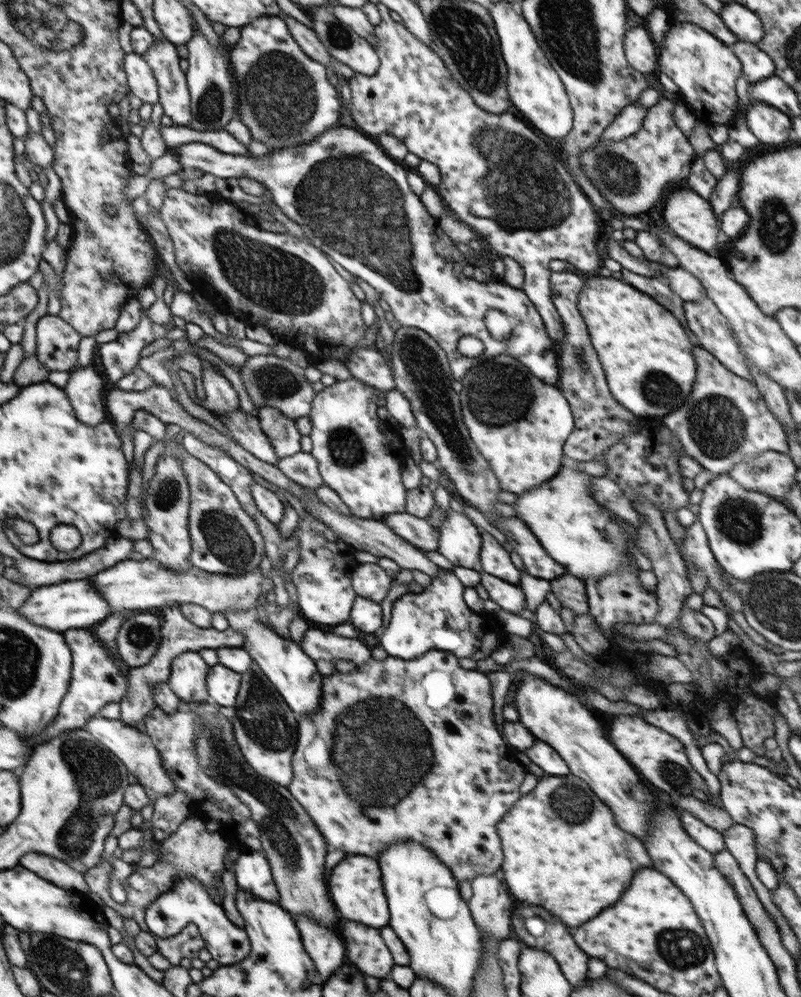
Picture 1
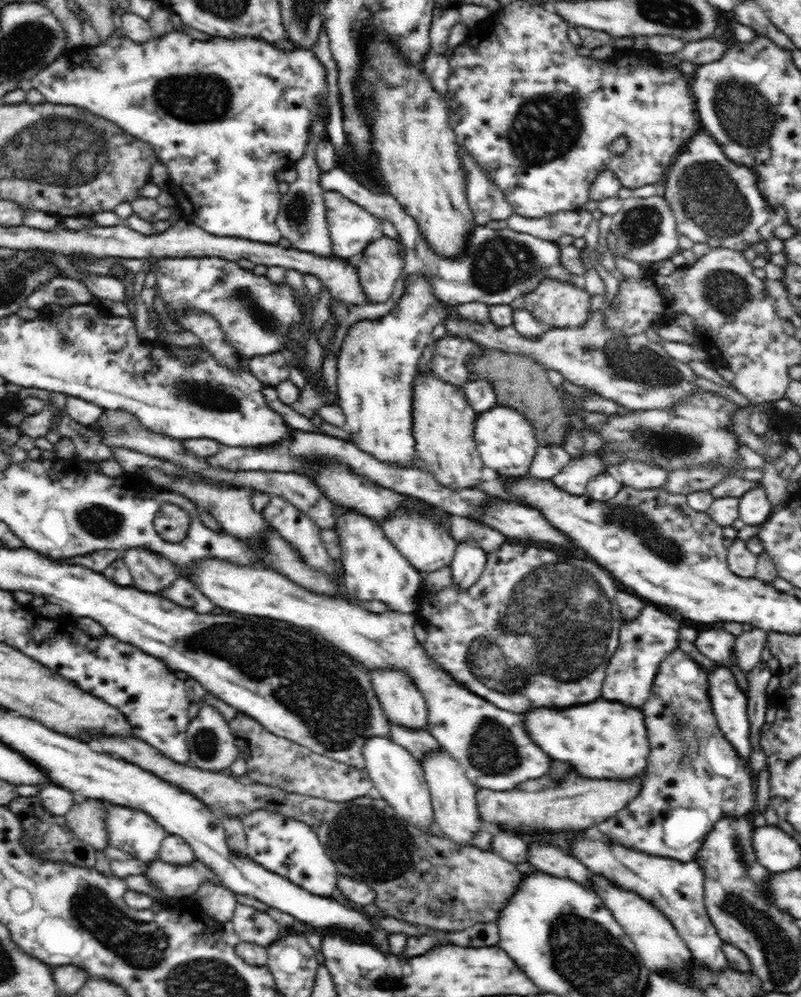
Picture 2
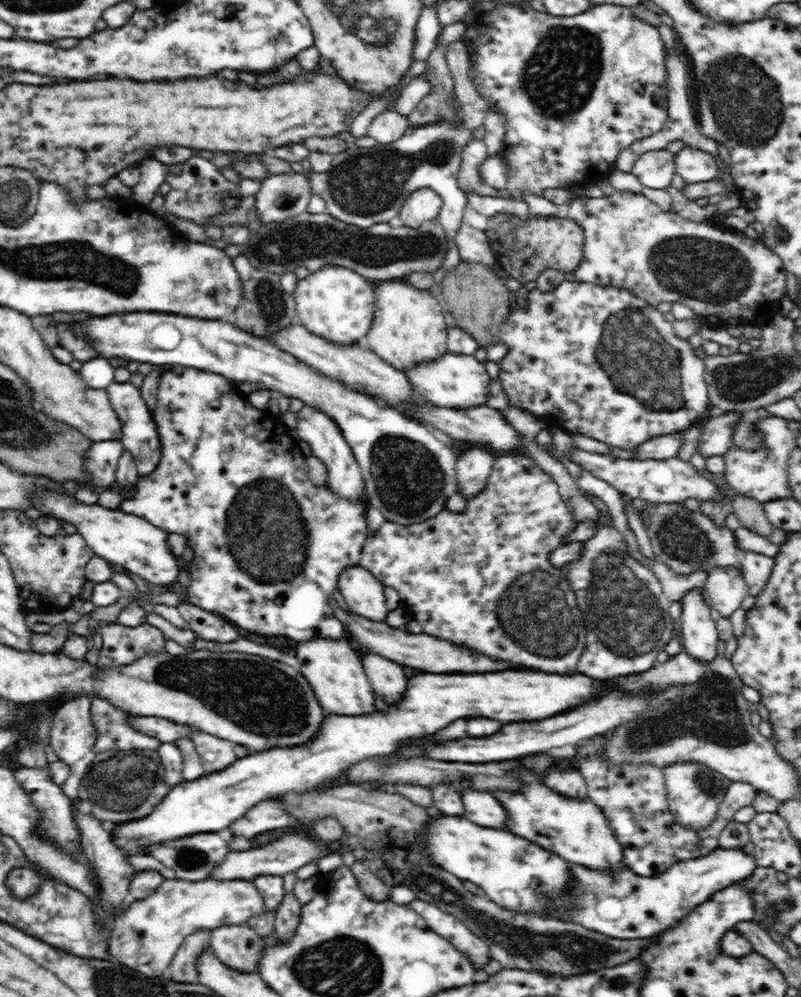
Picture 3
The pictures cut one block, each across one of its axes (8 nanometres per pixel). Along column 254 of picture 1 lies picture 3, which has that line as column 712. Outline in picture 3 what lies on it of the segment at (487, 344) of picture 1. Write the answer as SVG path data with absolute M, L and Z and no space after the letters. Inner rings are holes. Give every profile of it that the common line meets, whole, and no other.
M686 145L675 154L675 172L687 184L710 181L718 177L716 159L709 152Z

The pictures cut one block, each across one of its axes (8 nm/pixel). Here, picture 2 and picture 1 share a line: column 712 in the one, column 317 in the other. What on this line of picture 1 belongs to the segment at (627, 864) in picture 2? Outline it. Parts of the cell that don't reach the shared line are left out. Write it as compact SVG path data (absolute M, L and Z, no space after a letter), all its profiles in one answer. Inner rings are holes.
M298 916L295 920L301 932L303 947L314 962L316 971L326 981L347 962L344 960L347 952L345 944L342 944L342 938L336 932L320 928L314 922L316 920L308 916Z

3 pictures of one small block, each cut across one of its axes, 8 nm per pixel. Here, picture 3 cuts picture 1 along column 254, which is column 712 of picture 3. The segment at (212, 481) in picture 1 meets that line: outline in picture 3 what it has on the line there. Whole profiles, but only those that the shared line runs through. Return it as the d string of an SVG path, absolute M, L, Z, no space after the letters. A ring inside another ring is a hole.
M648 502L646 506L648 522L646 530L650 537L652 550L657 560L666 564L677 574L690 574L697 570L710 572L716 567L736 567L740 570L749 588L750 596L758 596L770 578L775 560L772 556L764 556L757 552L742 550L737 538L724 524L716 526L713 520L700 511L692 513L684 506L684 502L674 504L655 504Z

